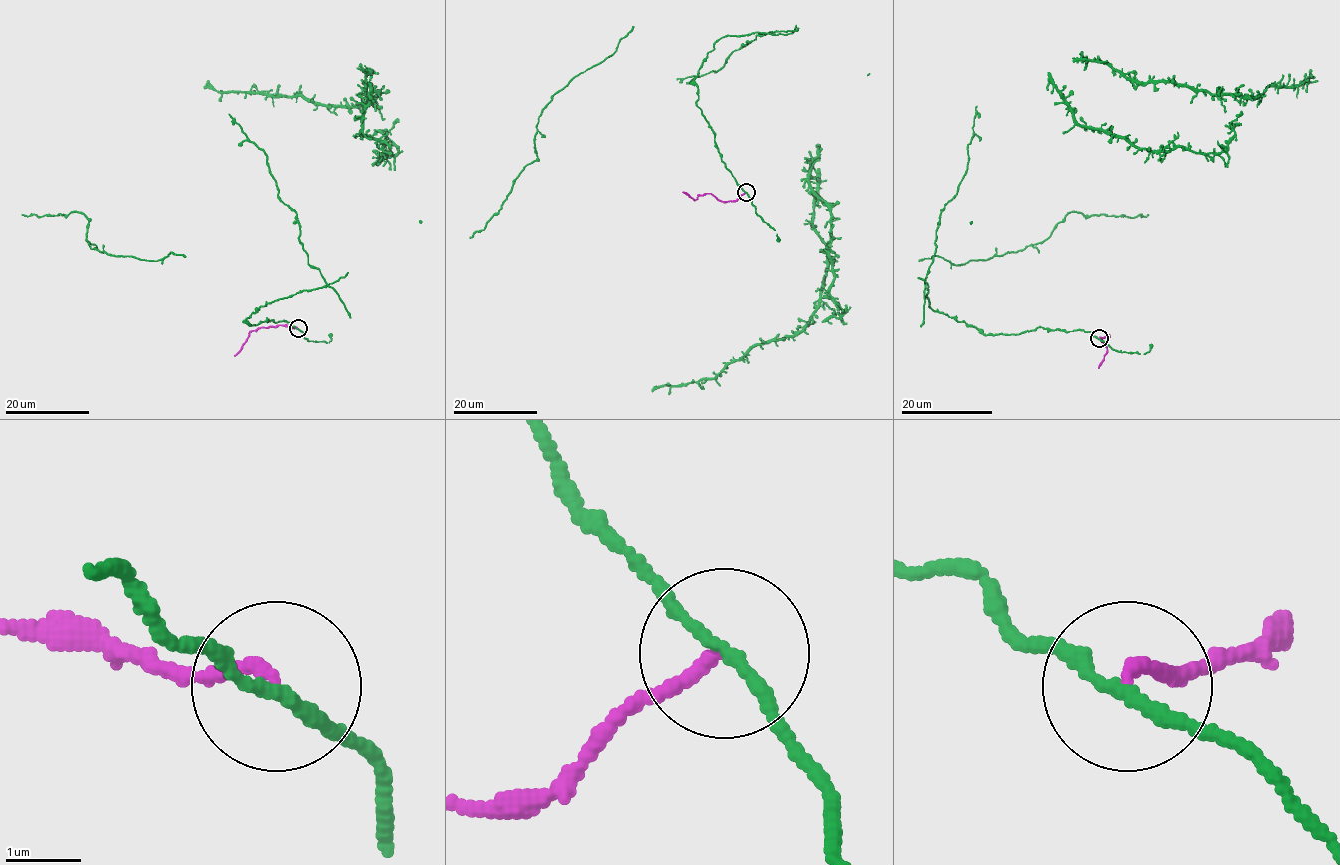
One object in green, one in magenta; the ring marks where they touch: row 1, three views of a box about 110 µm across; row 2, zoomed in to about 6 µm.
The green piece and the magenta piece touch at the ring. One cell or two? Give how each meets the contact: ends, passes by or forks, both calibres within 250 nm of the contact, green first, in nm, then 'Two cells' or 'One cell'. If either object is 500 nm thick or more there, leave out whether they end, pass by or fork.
At the ring green passes by. At the ring magenta ends. Thickness 160 nm (green) against 170 nm. Two cells

